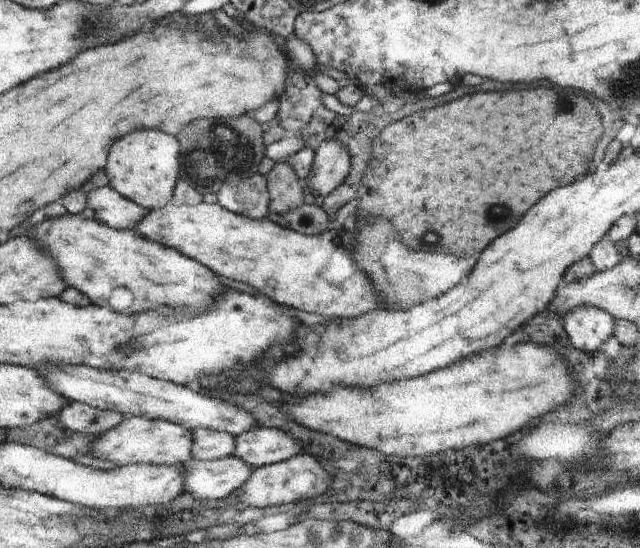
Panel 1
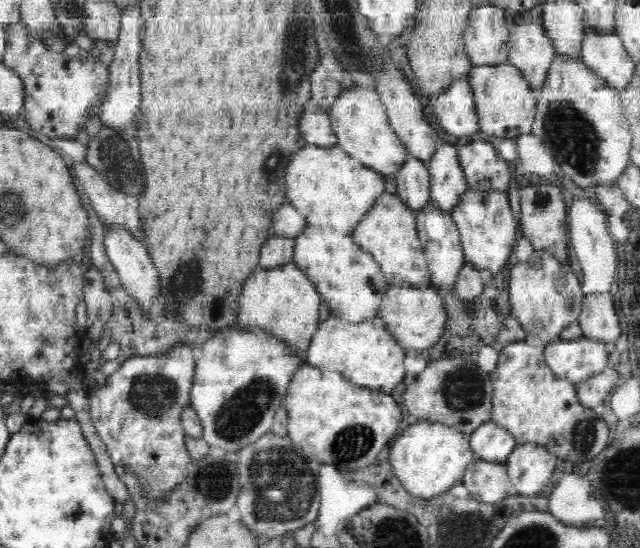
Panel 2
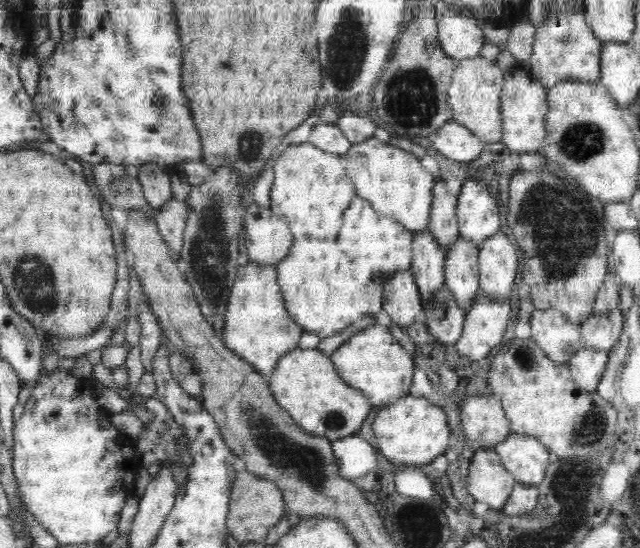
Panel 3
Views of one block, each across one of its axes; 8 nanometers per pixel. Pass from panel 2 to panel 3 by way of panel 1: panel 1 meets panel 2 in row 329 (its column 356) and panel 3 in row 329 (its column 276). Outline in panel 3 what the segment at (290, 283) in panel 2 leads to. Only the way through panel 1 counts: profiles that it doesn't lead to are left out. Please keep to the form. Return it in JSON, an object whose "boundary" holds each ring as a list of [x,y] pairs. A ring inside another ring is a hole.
{"boundary":[[[248,262],[246,266],[239,266],[224,314],[224,345],[250,363],[260,375],[272,375],[278,360],[286,352],[298,348],[303,333],[302,327],[294,322],[286,310],[277,278],[275,265]]]}

